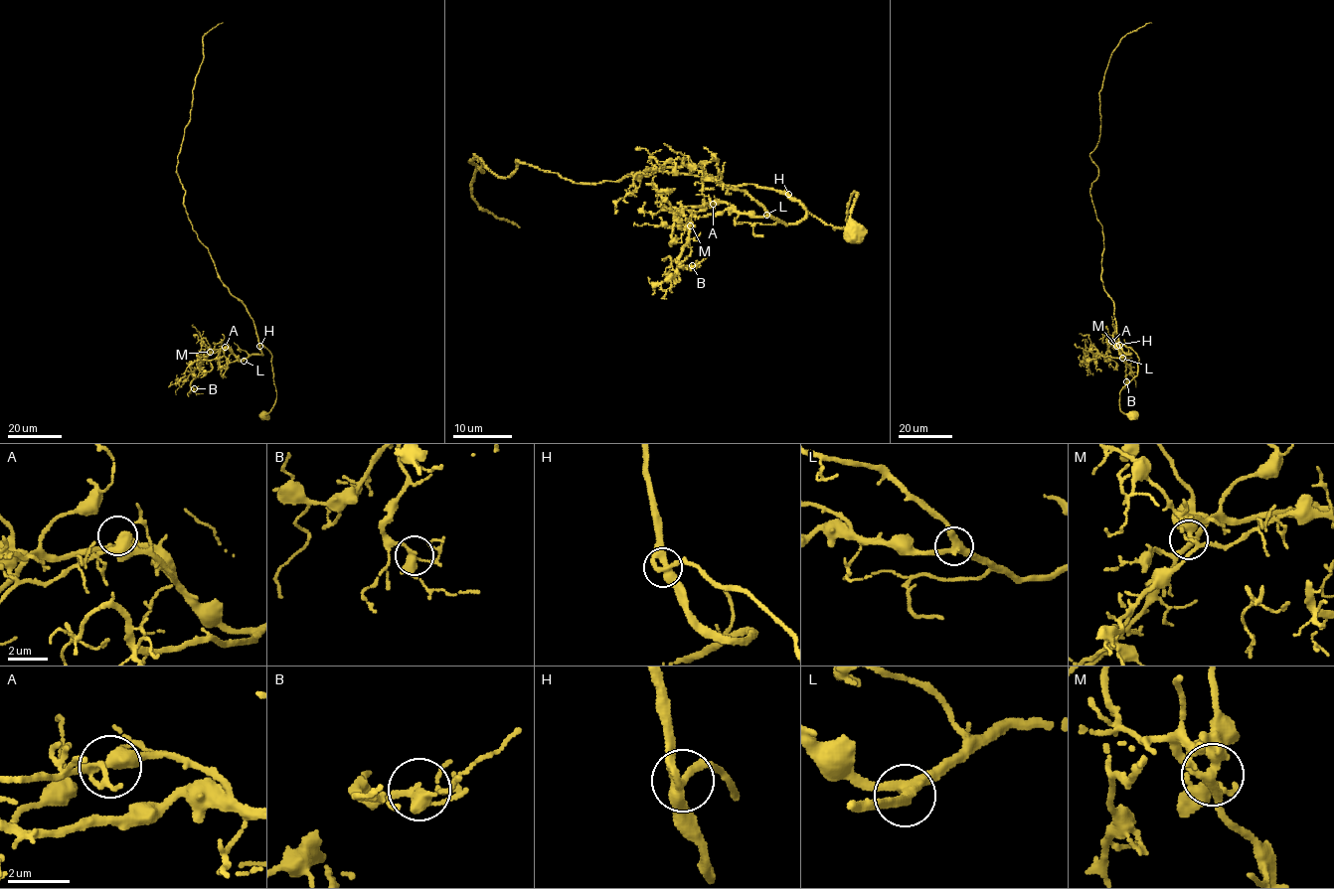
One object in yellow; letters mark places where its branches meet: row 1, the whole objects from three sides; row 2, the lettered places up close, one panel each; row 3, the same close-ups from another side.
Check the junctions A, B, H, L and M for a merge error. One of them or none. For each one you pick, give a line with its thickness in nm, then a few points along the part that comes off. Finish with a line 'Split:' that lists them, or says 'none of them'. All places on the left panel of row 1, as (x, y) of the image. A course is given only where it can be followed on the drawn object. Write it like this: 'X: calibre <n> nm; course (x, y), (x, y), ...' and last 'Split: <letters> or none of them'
Split: none of them

